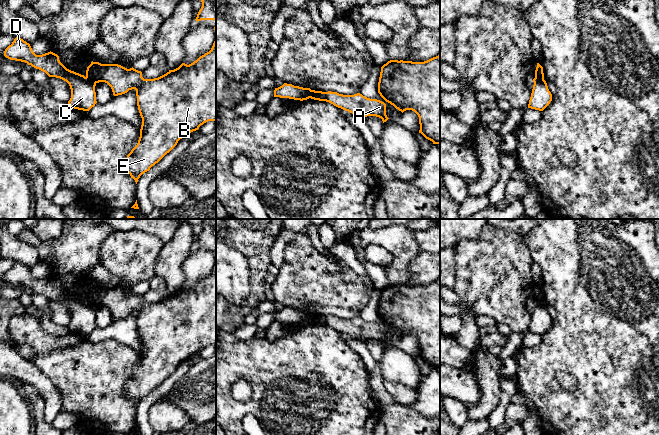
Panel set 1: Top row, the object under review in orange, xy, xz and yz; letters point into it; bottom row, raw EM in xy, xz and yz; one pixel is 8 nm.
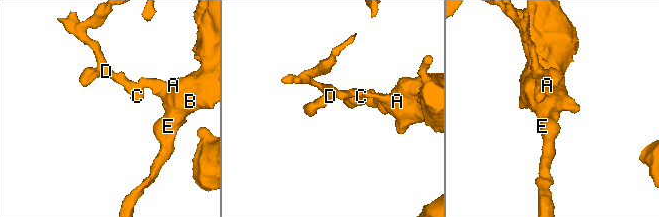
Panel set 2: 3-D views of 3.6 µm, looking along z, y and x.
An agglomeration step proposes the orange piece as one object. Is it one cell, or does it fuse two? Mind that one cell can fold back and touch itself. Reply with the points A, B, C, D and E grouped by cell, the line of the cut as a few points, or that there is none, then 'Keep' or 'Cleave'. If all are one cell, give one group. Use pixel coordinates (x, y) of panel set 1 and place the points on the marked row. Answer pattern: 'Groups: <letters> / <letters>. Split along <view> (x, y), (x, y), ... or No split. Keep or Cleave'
Groups: A B E / C D. Split along xy (85, 77), (95, 83). Cleave

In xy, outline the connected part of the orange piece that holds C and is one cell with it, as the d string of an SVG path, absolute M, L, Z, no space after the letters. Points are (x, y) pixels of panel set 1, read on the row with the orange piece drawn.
M16 37L5 51L4 56L10 60L25 62L32 67L45 72L49 77L56 77L66 81L71 89L69 107L89 111L97 103L96 83L88 80L84 75L67 69L53 52L36 55L30 44Z

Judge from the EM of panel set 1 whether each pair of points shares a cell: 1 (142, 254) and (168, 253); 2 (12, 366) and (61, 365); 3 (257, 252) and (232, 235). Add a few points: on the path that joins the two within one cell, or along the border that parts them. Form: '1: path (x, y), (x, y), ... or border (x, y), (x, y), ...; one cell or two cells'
1: border (164, 243), (154, 267), (154, 275); two cells
2: border (31, 361), (51, 382); two cells
3: path (251, 246), (238, 235); one cell

